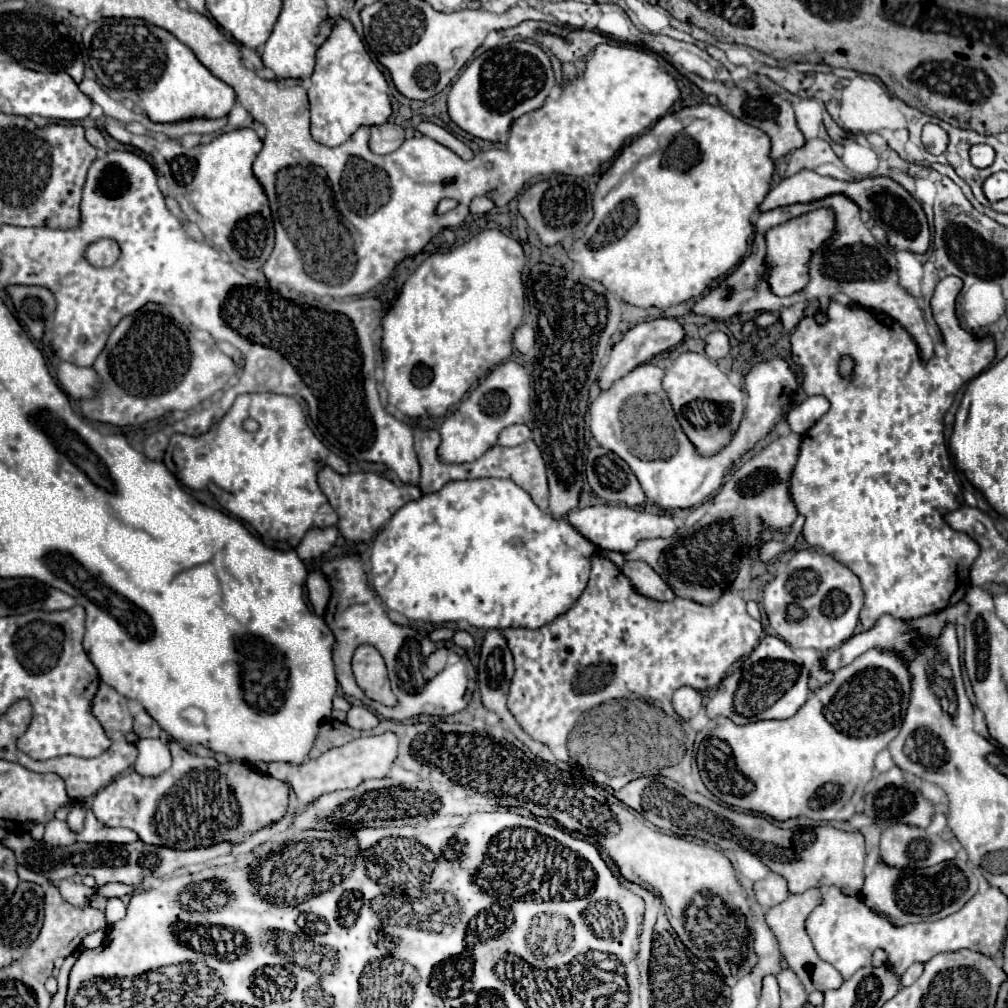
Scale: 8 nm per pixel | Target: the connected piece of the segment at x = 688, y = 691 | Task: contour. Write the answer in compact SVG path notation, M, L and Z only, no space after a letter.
M683 686L673 694L673 708L683 720L689 720L689 718L697 716L701 706L703 706L701 704L701 694L695 688Z

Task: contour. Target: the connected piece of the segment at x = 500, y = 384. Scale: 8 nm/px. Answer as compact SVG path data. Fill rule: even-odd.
M517 362L499 364L479 386L459 404L459 408L447 416L441 424L439 456L445 462L473 462L481 458L491 446L497 444L499 432L511 424L525 424L531 418L529 406L529 374ZM485 396L489 398L485 402Z

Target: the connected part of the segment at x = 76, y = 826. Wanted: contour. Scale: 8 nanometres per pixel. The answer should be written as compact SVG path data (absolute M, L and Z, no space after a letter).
M75 802L75 804L73 804L73 810L71 810L69 816L67 816L67 822L69 822L69 826L71 826L73 830L81 830L83 820L85 820L85 806L79 804L79 802Z

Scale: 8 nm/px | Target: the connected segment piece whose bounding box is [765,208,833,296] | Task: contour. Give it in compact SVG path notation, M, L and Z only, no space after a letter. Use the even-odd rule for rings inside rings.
M819 208L805 216L793 218L791 224L779 224L765 232L771 258L769 268L773 268L773 272L769 272L769 284L773 284L773 292L777 292L777 296L789 296L805 288L809 280L809 274L805 272L805 260L809 260L809 256L813 256L813 252L829 238L829 232L833 232L833 212L827 208Z

